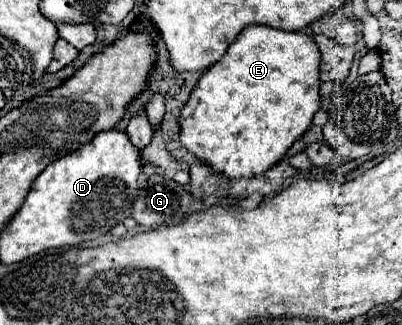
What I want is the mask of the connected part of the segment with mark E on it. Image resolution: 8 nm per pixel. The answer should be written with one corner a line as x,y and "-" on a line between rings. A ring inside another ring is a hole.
249,25
245,27
237,39
231,43
231,47
227,49
227,53
213,65
209,67
203,77
197,83
197,89
193,89
185,109
181,111
181,143
185,145
187,151
191,151
195,157
199,157
203,163
207,163
213,171
217,173
225,173
231,179
249,179
255,175
265,173
267,169
271,169
279,159
283,159
283,155
291,149
291,145
303,137
303,133
309,129
313,115
319,111
321,107
321,95
319,95
319,63
321,63
321,51
317,49
315,41
311,35
299,33
299,31
281,31
275,27
267,27
267,25

